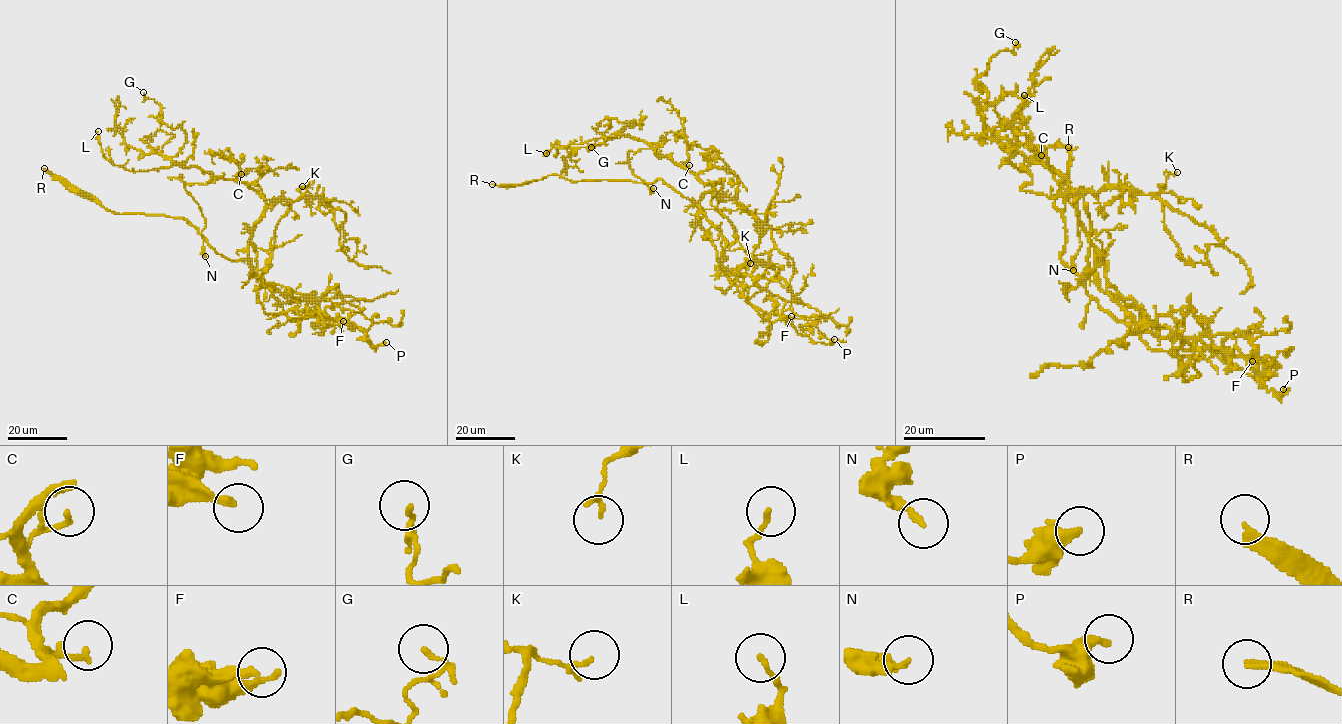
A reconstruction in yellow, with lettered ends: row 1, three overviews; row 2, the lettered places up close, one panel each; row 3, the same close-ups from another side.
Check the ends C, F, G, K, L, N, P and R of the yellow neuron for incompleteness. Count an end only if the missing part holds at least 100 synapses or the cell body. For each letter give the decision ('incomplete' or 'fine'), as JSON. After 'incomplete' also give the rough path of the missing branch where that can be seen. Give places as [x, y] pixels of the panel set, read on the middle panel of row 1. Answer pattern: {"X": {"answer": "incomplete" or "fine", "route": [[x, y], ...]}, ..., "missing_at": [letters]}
{"C": {"answer": "fine"}, "F": {"answer": "fine"}, "G": {"answer": "fine"}, "K": {"answer": "fine"}, "L": {"answer": "fine"}, "N": {"answer": "fine"}, "P": {"answer": "fine"}, "R": {"answer": "incomplete", "route": [[492, 184], [480, 180], [472, 168], [475, 165]]}, "missing_at": ["R"]}

